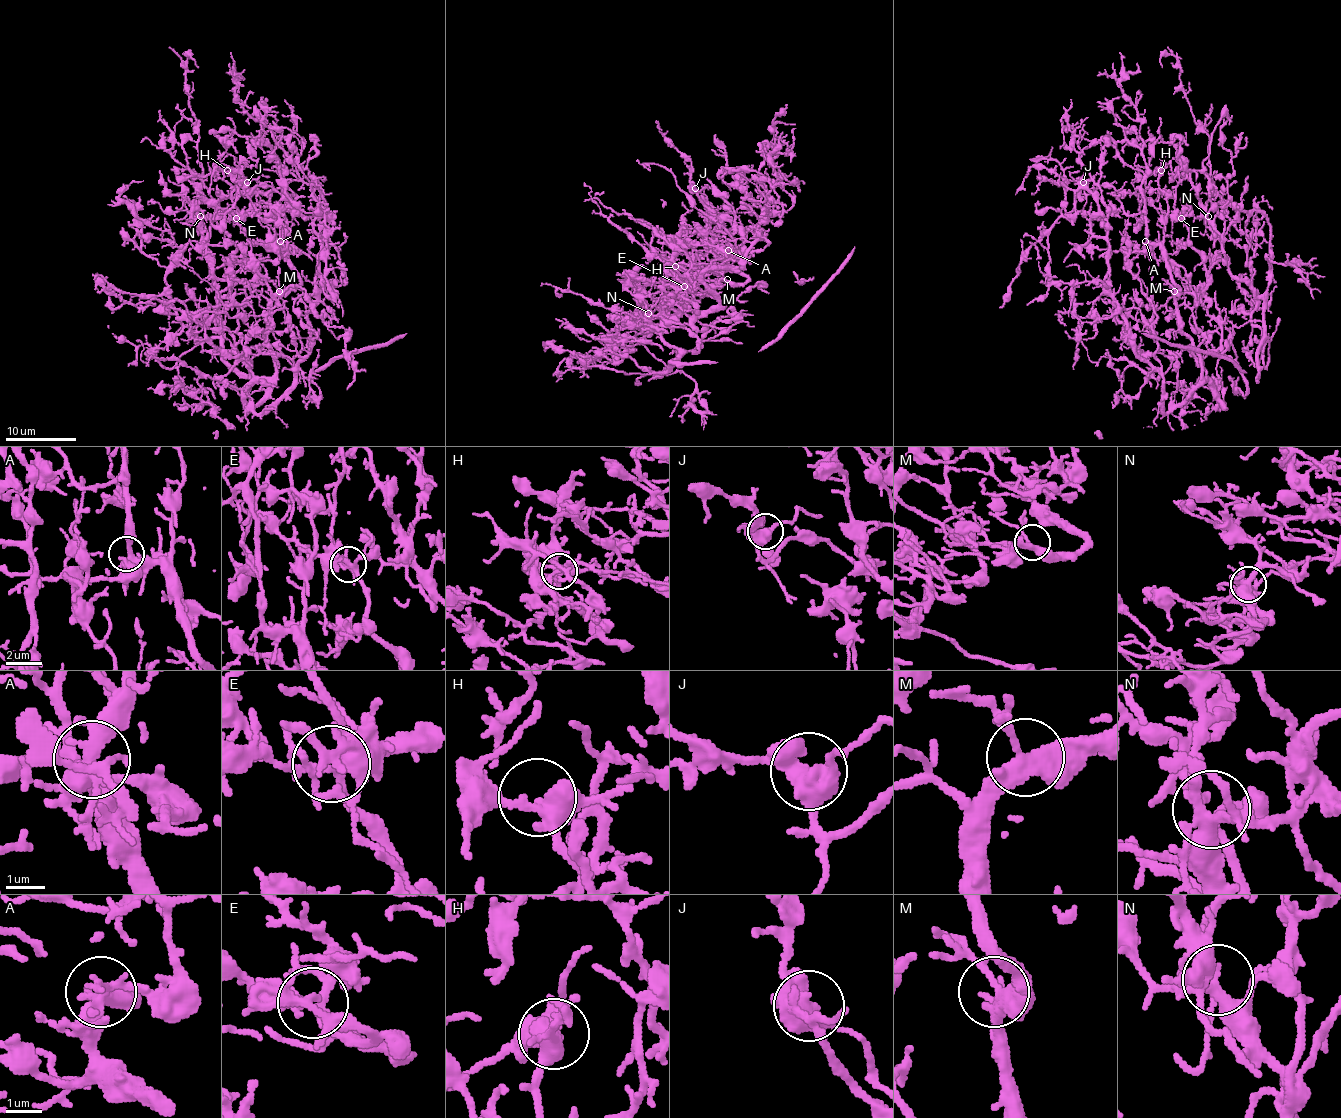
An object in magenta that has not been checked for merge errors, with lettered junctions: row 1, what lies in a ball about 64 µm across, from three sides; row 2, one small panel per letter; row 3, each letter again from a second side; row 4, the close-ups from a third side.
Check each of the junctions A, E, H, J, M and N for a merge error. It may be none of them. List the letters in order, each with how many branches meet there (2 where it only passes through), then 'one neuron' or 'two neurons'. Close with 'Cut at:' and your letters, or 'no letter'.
A: branches 5; one neuron
E: branches 6; one neuron
H: branches 3; one neuron
J: branches 3; one neuron
M: branches 3; one neuron
N: branches 5; one neuron
Cut at: no letter

